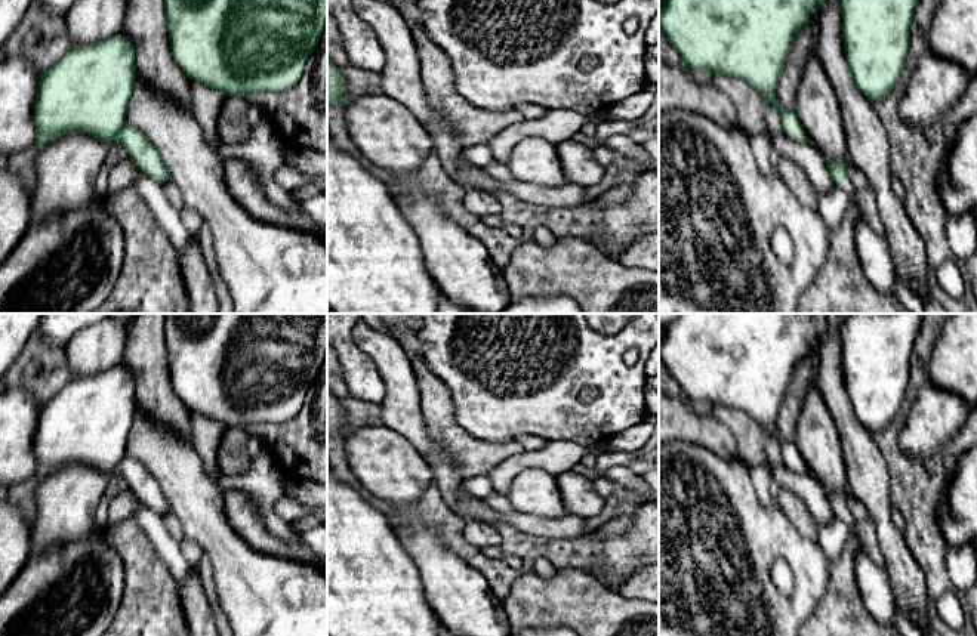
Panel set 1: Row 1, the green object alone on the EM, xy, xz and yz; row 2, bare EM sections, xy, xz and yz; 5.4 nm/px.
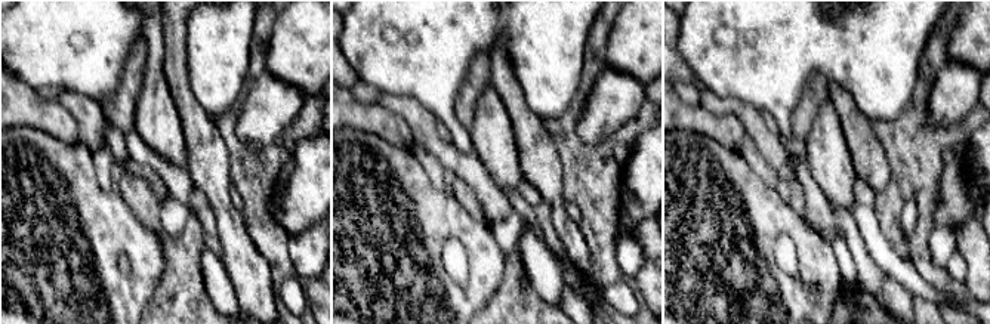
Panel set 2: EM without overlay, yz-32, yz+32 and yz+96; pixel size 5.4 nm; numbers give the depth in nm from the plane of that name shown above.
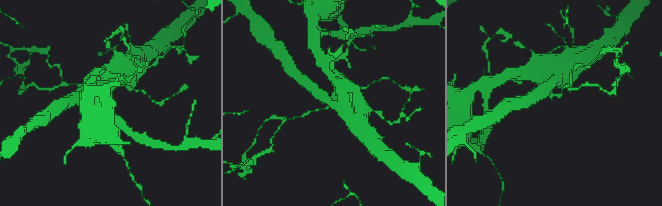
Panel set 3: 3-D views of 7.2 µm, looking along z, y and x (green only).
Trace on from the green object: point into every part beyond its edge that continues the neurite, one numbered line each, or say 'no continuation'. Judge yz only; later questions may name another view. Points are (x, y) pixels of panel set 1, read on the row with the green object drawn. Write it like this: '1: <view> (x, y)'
1: yz (847, 187)

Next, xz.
1: xz (499, 170)

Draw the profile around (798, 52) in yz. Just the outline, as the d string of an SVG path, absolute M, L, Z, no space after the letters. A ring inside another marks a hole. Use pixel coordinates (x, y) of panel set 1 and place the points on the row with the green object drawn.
M802 28L789 43L783 72L776 89L774 99L780 104L780 106L795 111L799 83L802 80L804 68L811 52L811 34L807 28Z

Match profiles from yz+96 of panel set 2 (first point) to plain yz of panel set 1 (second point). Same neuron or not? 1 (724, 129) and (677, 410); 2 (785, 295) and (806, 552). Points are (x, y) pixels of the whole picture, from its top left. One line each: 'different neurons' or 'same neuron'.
1: same neuron
2: same neuron

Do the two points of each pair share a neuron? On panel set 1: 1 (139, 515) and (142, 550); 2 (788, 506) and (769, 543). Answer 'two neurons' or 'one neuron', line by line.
1: two neurons
2: two neurons

